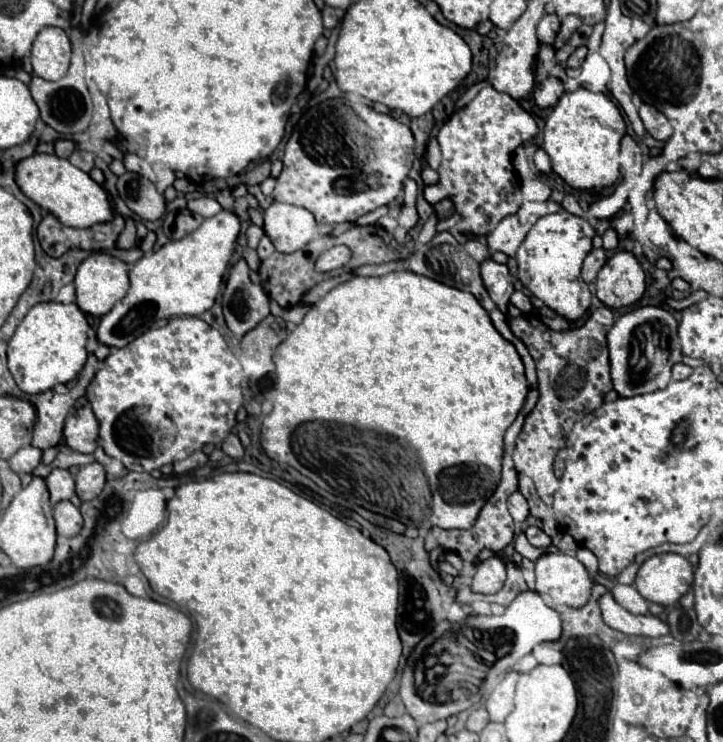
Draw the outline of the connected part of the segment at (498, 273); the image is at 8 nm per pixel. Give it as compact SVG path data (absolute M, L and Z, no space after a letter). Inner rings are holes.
M485 260L481 264L481 276L485 282L485 288L489 290L491 300L497 304L497 308L507 314L507 306L509 306L509 298L513 294L513 278L511 272L505 264L497 264L495 260Z

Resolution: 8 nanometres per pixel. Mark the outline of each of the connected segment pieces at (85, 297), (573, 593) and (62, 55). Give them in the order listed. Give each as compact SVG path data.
M95 252L87 256L75 276L75 288L77 288L77 306L93 316L107 314L115 302L119 302L127 290L129 290L129 276L127 276L127 264L119 260L113 254L107 252Z
M543 554L535 562L537 592L549 594L555 604L581 608L591 598L591 576L585 566L569 554Z
M43 28L31 52L33 74L43 80L59 80L69 70L71 58L71 40L61 28Z

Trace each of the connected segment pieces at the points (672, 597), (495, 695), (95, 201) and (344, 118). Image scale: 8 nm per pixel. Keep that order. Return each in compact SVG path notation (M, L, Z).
M657 554L647 558L635 578L639 594L663 606L675 604L693 584L693 566L679 554Z
M509 672L485 700L485 710L489 712L491 722L503 722L513 710L513 694L517 678L519 678L517 672Z
M35 152L33 156L19 160L15 166L15 182L27 198L31 198L43 210L51 212L65 226L89 228L97 222L111 220L111 208L107 202L105 188L95 184L87 172L79 170L69 160L59 158L55 154Z
M329 98L303 112L285 146L283 172L277 178L273 198L277 202L309 210L317 224L355 222L359 216L397 198L415 158L415 138L409 126L389 114L381 114L365 104L353 104L347 98Z

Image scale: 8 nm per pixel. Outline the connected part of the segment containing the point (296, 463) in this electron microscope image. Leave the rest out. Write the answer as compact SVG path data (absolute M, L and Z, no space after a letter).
M395 270L379 278L353 276L347 282L335 286L317 304L313 304L301 324L295 325L293 332L283 329L283 342L279 342L279 346L273 350L271 360L275 364L277 380L273 390L267 392L266 401L269 401L269 406L267 402L261 404L264 416L261 444L271 460L299 470L323 490L329 490L331 494L341 496L351 504L363 506L387 518L395 518L407 526L419 528L425 524L427 530L433 526L445 530L473 526L485 500L489 500L499 484L503 436L505 430L513 424L527 396L525 368L515 346L493 328L489 314L483 310L473 294L449 288L411 270Z

